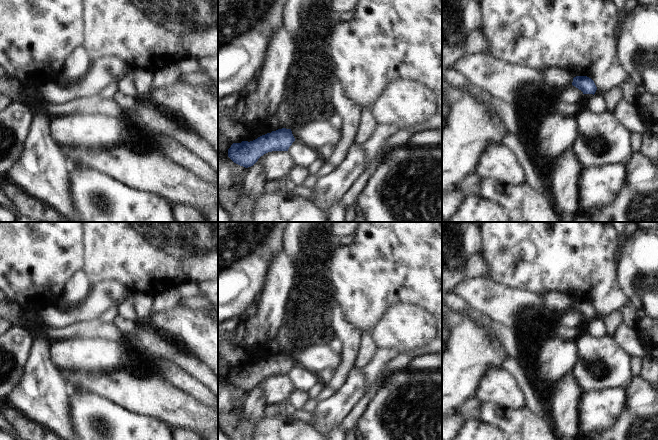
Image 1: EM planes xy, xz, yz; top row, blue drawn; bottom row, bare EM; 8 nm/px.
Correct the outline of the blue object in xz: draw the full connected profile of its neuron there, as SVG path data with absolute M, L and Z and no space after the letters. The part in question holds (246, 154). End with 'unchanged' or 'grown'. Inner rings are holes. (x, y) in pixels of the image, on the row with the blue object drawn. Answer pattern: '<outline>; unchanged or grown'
M278 129L258 137L253 141L233 143L228 149L228 157L245 168L253 166L264 154L272 151L288 151L295 141L291 129Z; unchanged

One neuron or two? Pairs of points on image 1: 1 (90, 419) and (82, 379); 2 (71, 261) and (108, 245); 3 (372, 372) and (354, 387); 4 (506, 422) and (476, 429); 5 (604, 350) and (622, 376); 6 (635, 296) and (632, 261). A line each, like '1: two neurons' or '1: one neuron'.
1: two neurons
2: two neurons
3: two neurons
4: two neurons
5: one neuron
6: one neuron

